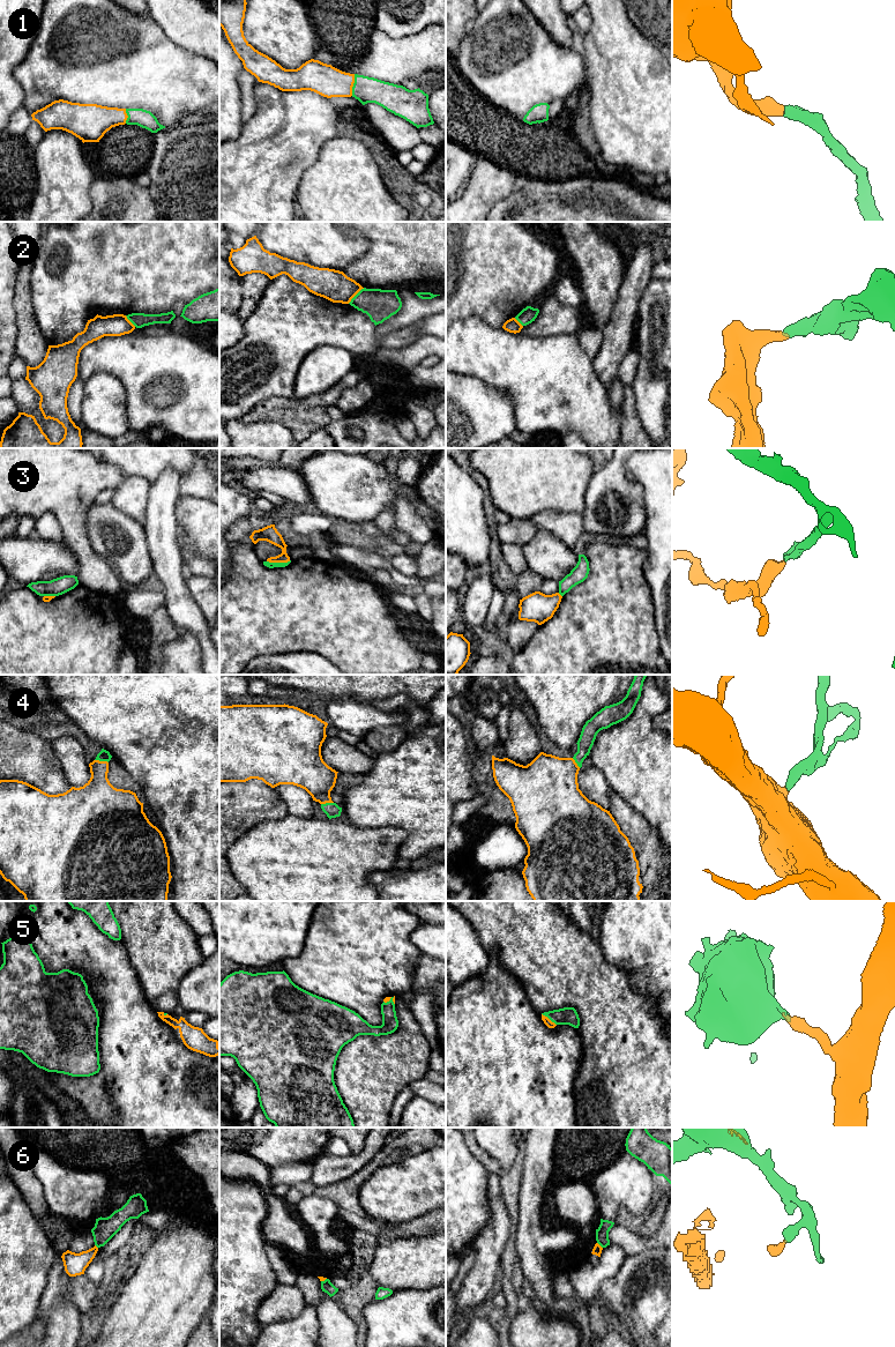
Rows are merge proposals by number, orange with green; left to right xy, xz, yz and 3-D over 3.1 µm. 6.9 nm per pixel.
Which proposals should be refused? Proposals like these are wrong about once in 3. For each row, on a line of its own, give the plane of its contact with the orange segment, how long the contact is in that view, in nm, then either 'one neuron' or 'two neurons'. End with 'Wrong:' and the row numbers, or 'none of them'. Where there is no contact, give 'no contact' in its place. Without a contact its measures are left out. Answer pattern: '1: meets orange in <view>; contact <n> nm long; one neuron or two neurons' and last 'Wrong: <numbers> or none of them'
1: meets orange in xz; contact 150 nm long; one neuron
2: meets orange in xz; contact 160 nm long; two neurons
3: meets orange in xz; contact 170 nm long; two neurons
4: meets orange in xy; contact 100 nm long; one neuron
5: meets orange in yz; contact 130 nm long; one neuron
6: meets orange in yz; contact 60 nm long; two neurons
Wrong: 2, 3, 6

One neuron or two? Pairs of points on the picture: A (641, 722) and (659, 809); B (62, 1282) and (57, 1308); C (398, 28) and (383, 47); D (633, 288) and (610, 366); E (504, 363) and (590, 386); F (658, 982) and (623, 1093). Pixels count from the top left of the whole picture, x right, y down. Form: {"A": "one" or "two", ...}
{"A": "one", "B": "one", "C": "two", "D": "one", "E": "one", "F": "two"}

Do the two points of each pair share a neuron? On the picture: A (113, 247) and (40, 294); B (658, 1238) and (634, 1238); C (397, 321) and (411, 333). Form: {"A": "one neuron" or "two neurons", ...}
{"A": "one neuron", "B": "one neuron", "C": "two neurons"}

